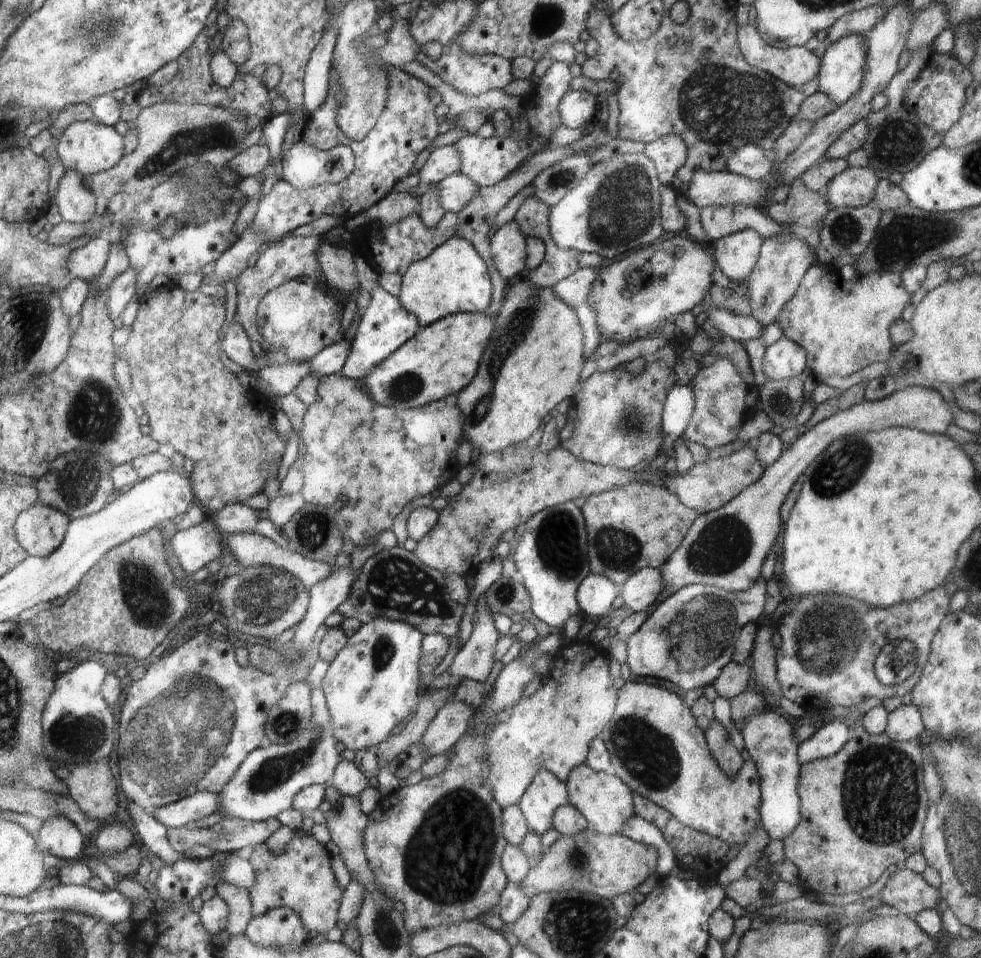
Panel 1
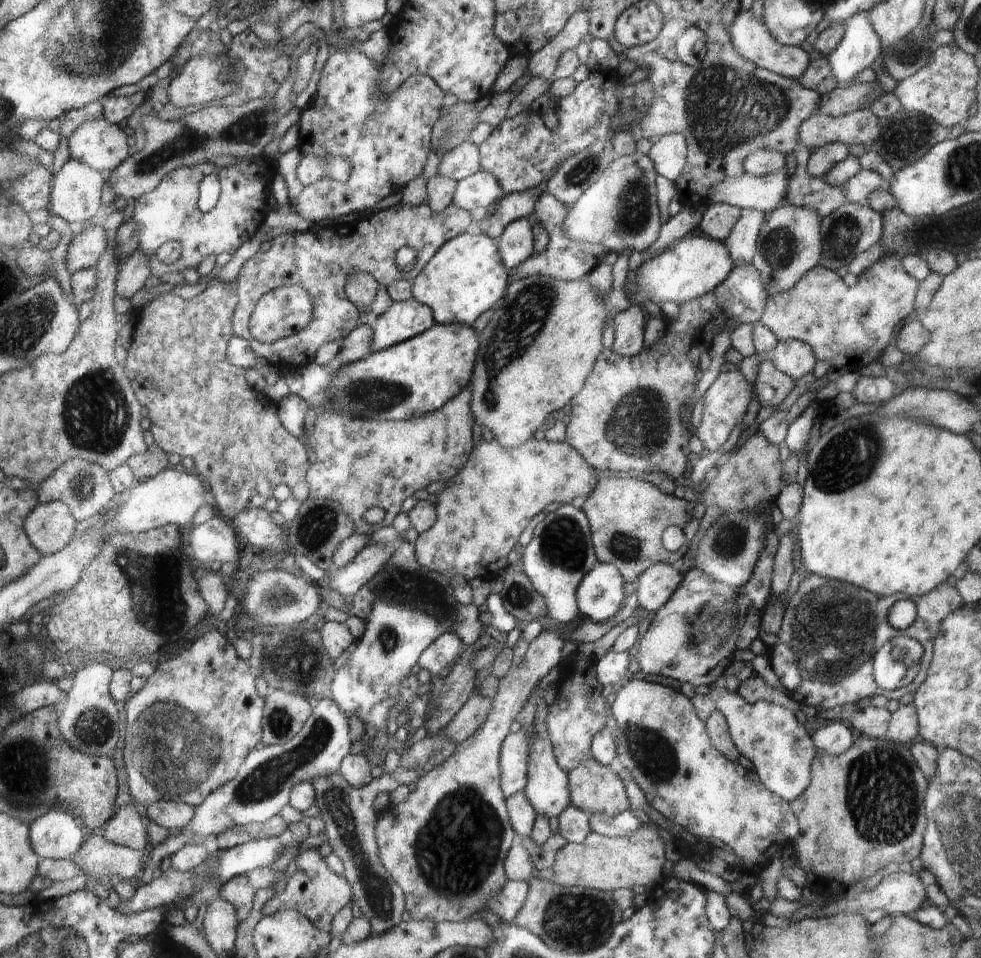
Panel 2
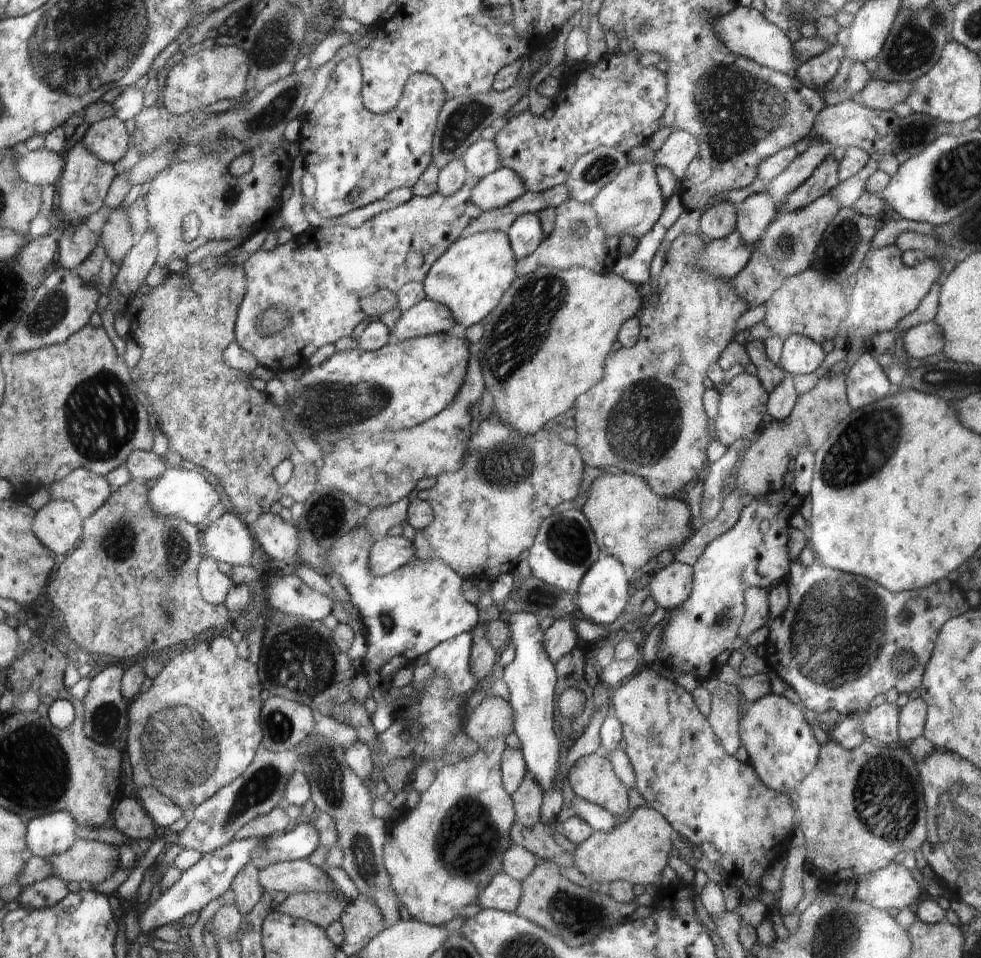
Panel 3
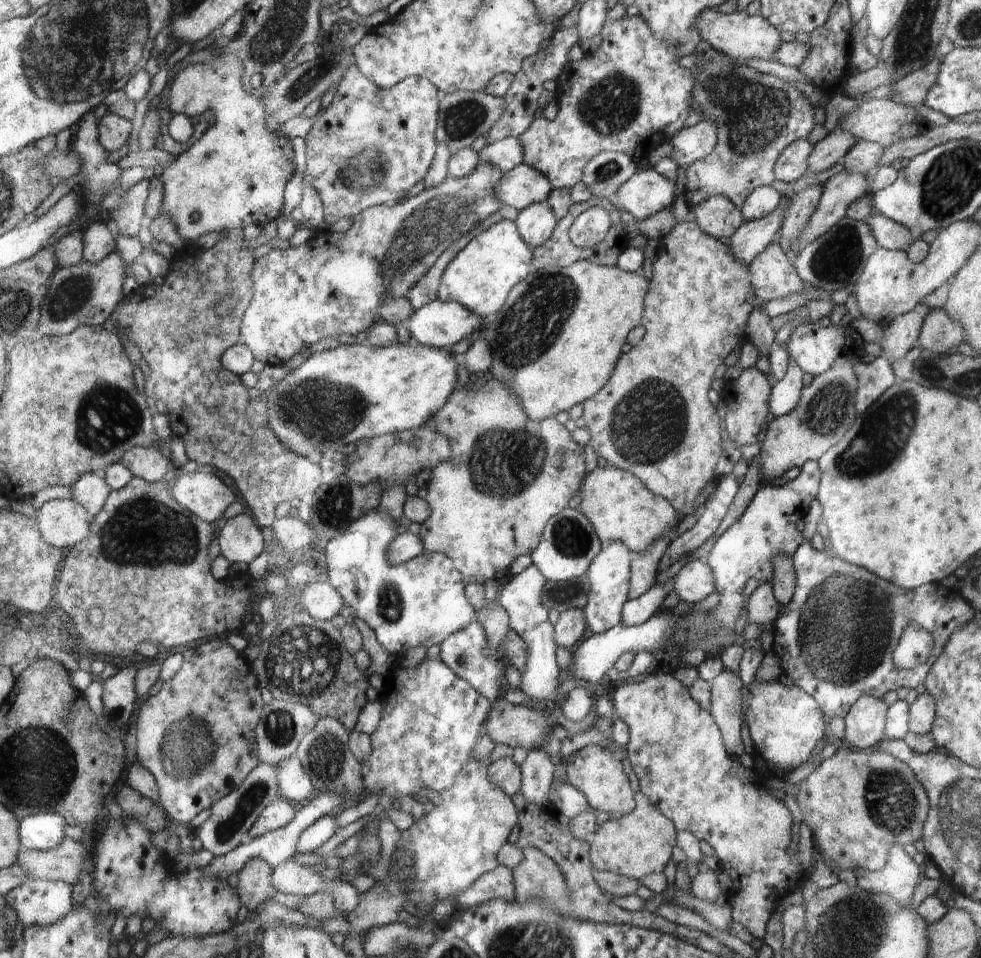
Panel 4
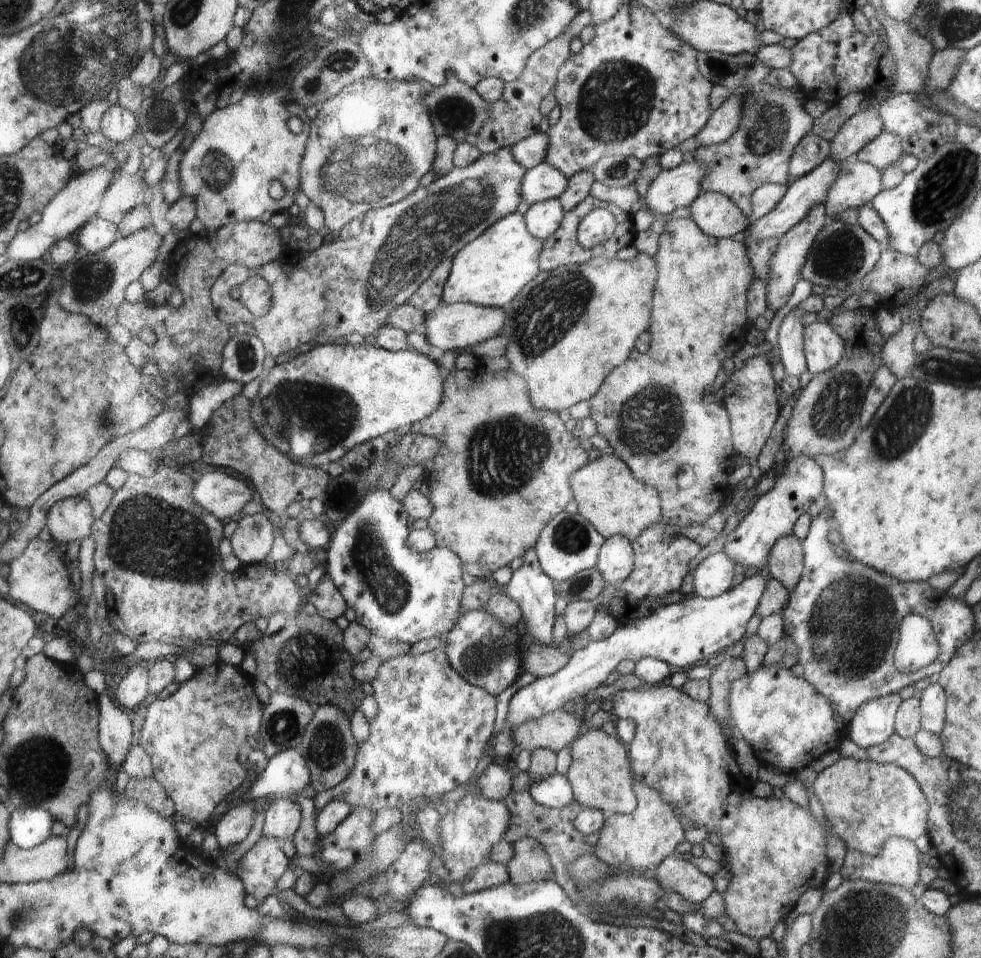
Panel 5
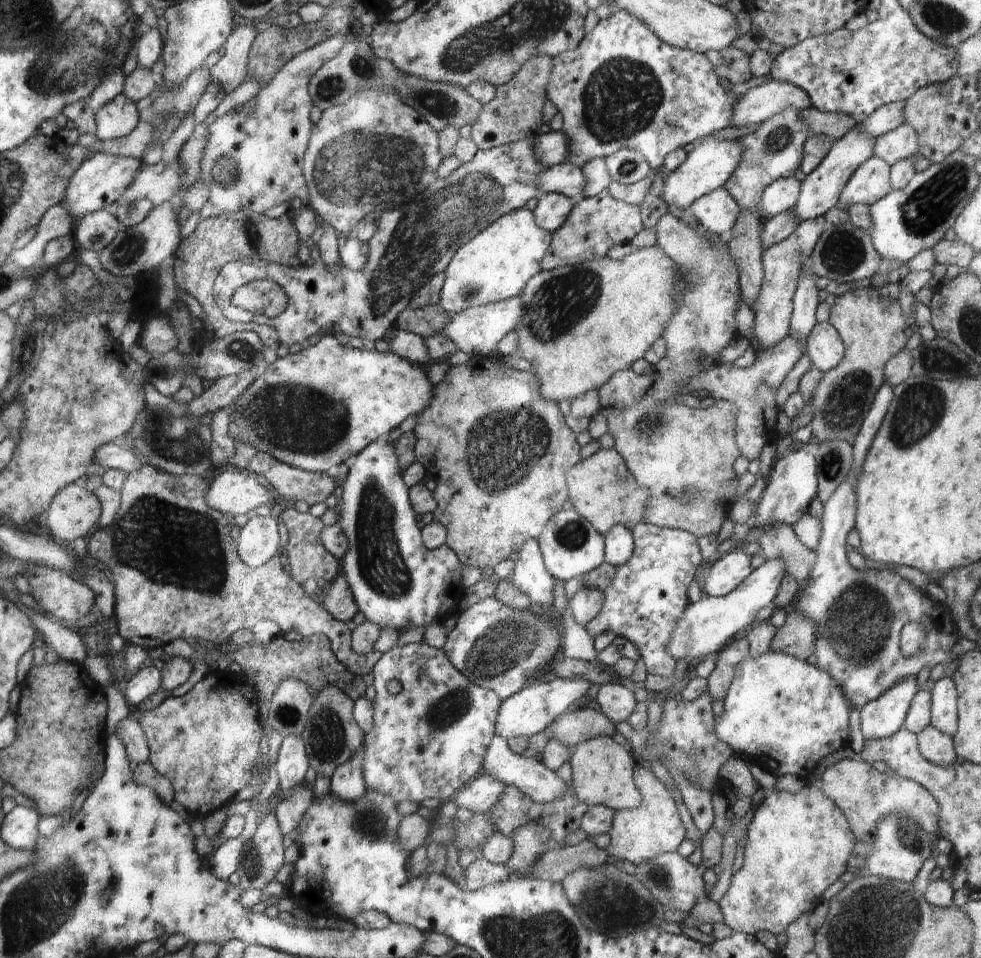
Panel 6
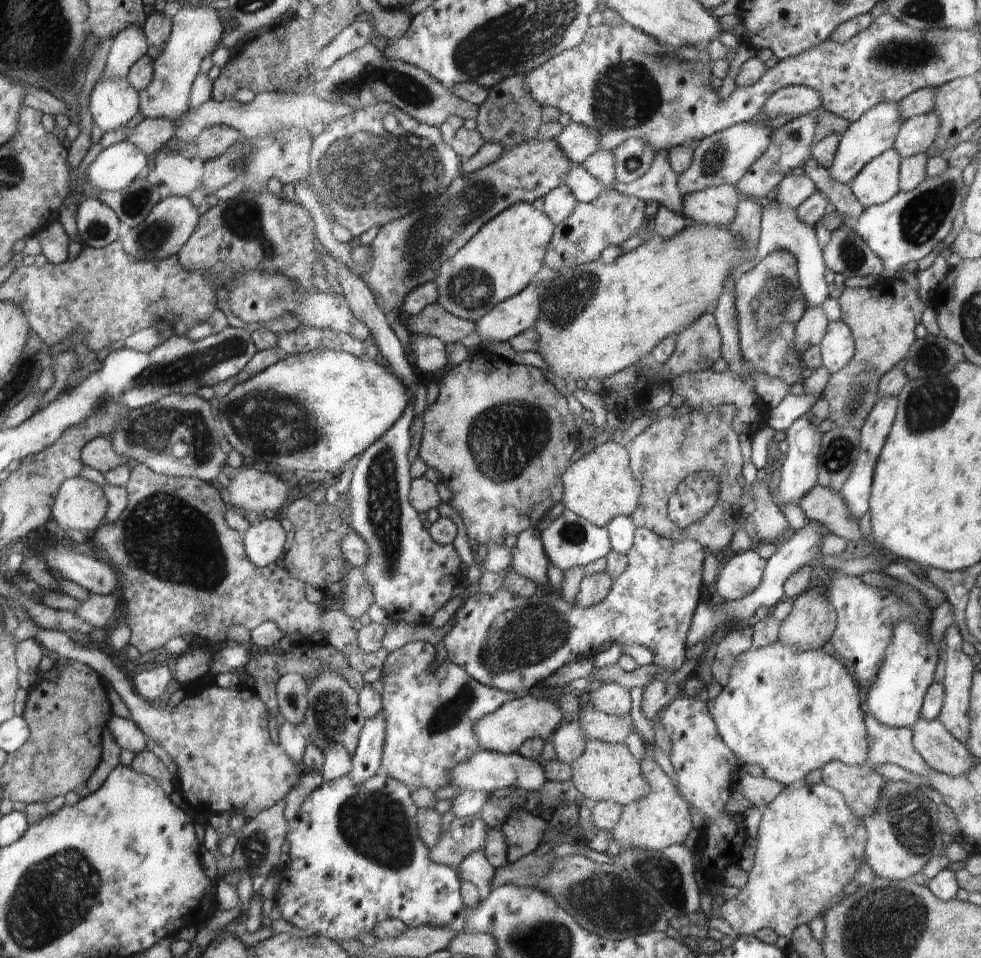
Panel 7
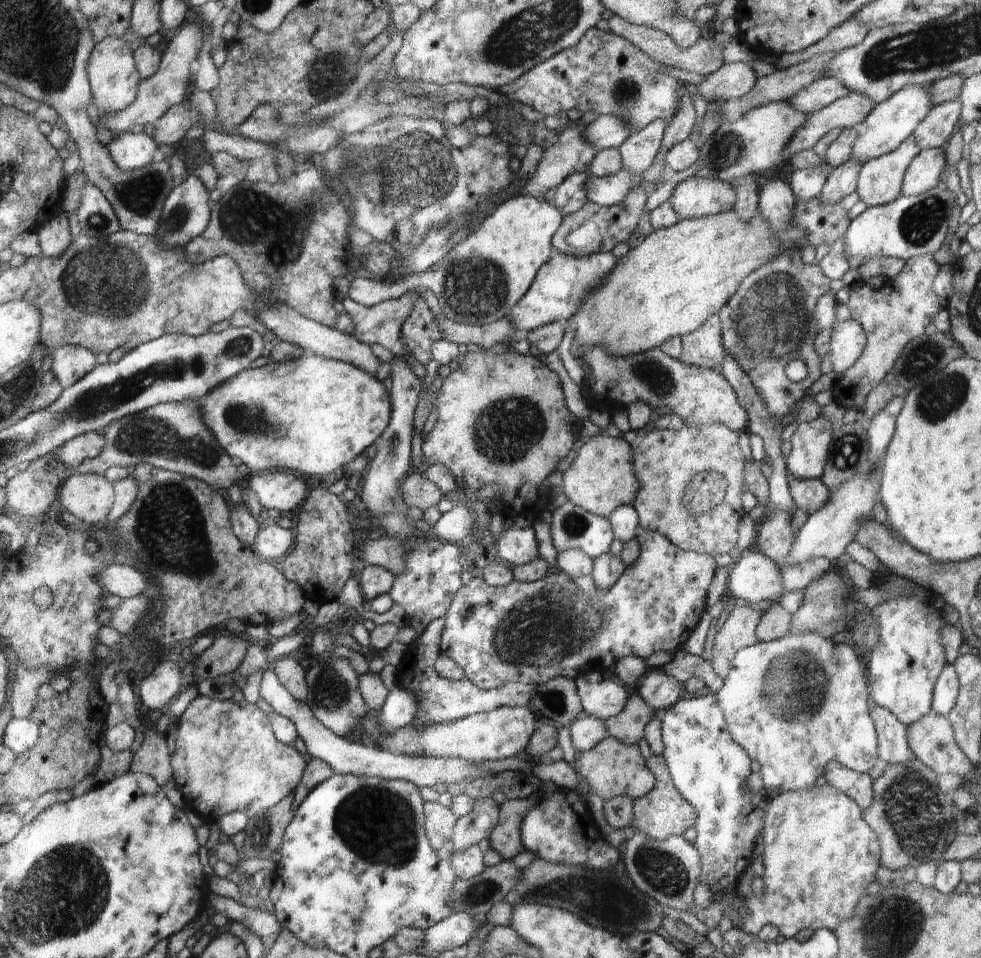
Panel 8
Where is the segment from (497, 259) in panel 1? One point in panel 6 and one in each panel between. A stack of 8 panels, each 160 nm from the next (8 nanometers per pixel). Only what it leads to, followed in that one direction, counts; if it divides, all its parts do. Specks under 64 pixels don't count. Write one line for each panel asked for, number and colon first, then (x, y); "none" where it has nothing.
2: (516, 243)
3: (526, 233)
4: (536, 222)
5: (543, 218)
6: (552, 209)

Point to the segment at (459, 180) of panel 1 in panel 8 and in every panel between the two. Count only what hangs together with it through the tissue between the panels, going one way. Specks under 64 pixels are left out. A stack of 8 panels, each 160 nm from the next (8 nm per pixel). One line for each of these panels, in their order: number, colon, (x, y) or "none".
2: (475, 193)
3: (503, 186)
4: (523, 185)
5: (543, 181)
6: (565, 178)
7: (586, 188)
8: (606, 191)

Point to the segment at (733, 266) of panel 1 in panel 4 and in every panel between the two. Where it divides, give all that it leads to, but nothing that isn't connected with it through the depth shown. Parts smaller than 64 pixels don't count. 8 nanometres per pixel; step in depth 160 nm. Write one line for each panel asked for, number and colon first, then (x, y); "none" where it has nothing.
2: (743, 244)
3: (756, 212)
4: (762, 201)

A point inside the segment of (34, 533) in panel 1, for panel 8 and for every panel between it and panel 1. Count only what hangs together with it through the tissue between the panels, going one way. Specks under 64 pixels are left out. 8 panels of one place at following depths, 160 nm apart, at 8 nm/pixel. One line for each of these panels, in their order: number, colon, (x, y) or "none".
2: (51, 527)
3: (58, 523)
4: (63, 522)
5: (70, 520)
6: (75, 510)
7: (81, 504)
8: (88, 496)

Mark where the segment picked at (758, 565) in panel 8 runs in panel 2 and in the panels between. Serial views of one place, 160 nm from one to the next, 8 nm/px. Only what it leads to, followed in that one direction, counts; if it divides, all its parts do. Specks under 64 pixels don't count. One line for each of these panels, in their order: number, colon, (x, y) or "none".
2: (659, 582)
3: (672, 585)
4: (694, 582)
5: (714, 575)
6: (723, 576)
7: (741, 574)

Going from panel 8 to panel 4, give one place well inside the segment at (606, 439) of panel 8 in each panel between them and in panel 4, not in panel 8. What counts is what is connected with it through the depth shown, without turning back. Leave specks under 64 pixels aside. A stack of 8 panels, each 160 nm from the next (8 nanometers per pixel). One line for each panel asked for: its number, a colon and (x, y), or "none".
4: (617, 504)
5: (607, 494)
6: (603, 490)
7: (599, 486)

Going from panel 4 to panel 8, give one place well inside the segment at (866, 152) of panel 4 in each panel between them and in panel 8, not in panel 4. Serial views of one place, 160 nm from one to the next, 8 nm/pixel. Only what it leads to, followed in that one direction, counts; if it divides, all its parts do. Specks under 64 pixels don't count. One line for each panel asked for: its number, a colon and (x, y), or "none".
5: (886, 149)
6: (902, 142)
7: (917, 134)
8: (933, 132)

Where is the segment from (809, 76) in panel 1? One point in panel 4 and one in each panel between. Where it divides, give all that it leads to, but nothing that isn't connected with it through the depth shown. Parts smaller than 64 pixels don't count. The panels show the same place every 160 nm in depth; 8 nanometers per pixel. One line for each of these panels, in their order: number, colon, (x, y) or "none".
2: (751, 37)
3: (746, 32)
4: (740, 36)

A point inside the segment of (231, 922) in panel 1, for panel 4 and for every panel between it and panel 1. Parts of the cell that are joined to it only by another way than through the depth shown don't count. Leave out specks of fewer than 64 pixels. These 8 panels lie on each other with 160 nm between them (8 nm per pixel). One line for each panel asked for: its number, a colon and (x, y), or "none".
2: (237, 890)
3: (246, 886)
4: (255, 887)

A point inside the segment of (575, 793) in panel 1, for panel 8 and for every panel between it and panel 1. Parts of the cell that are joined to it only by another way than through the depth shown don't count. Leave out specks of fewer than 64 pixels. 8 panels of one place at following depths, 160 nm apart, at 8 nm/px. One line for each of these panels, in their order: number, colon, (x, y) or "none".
2: (594, 788)
3: (591, 777)
4: (594, 770)
5: (599, 773)
6: (602, 770)
7: (605, 771)
8: (612, 768)

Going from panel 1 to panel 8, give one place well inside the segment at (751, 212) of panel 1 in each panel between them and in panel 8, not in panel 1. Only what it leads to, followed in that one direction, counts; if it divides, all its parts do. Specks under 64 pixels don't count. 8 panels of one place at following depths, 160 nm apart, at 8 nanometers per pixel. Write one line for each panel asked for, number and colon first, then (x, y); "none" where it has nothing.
2: (718, 221)
3: (720, 219)
4: (720, 217)
5: (719, 216)
6: (718, 211)
7: (718, 205)
8: (695, 197)

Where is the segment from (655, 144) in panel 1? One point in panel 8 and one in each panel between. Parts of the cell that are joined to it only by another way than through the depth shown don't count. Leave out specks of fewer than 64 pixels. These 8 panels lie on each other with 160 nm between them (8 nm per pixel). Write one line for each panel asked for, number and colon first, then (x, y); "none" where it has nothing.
2: (669, 152)
3: (681, 147)
4: (694, 143)
5: (724, 122)
6: (760, 103)
7: (795, 100)
8: (823, 92)

